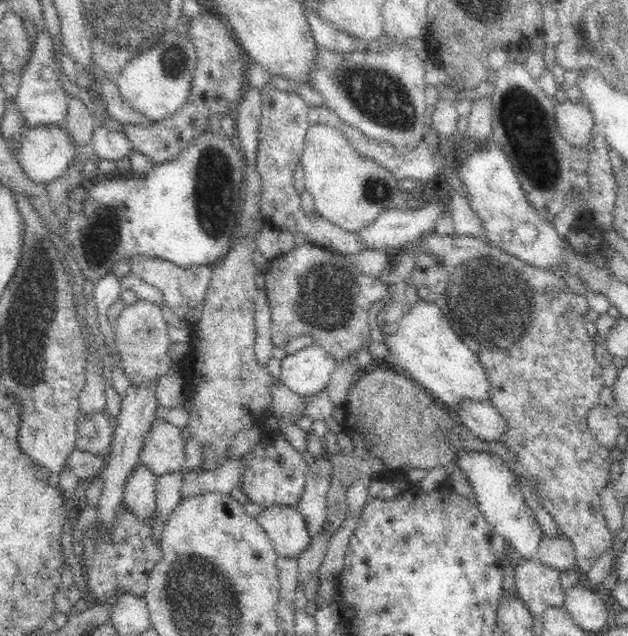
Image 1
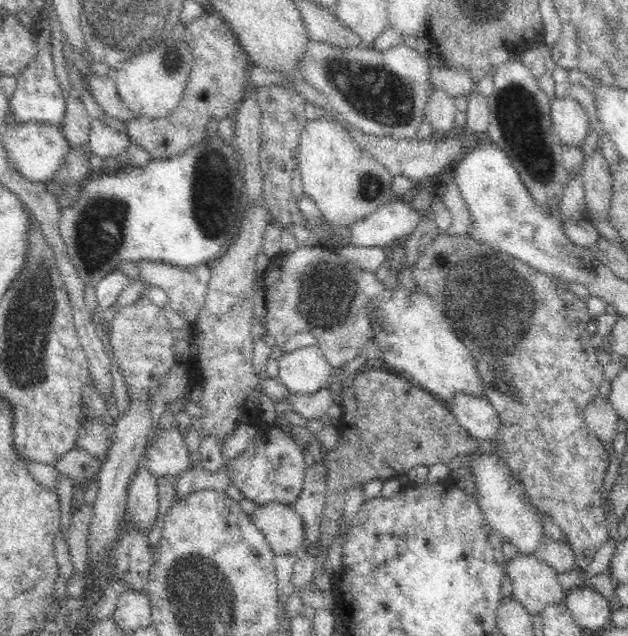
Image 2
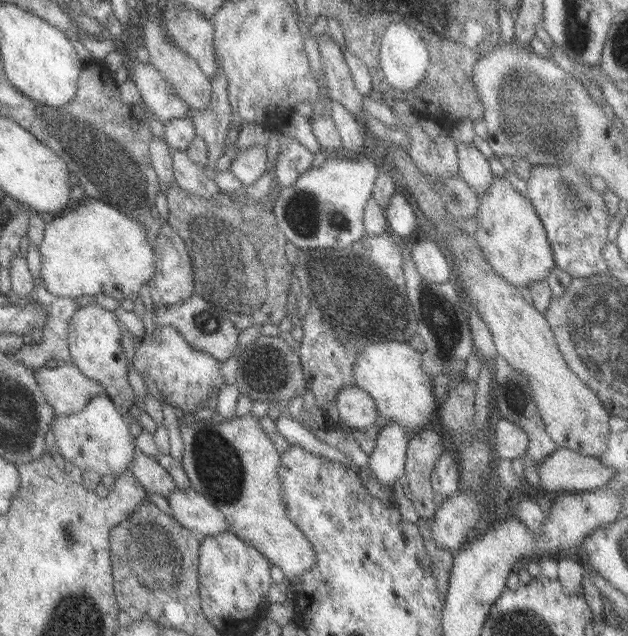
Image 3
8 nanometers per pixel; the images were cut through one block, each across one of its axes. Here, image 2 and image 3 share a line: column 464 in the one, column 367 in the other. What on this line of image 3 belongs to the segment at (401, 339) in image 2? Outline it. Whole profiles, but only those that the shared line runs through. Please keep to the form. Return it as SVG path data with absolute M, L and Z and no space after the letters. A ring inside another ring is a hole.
M381 342L365 344L353 360L353 382L355 388L367 392L377 410L377 428L385 424L397 424L405 430L409 440L423 432L429 424L437 402L433 402L433 382L421 372L421 354L403 342Z

